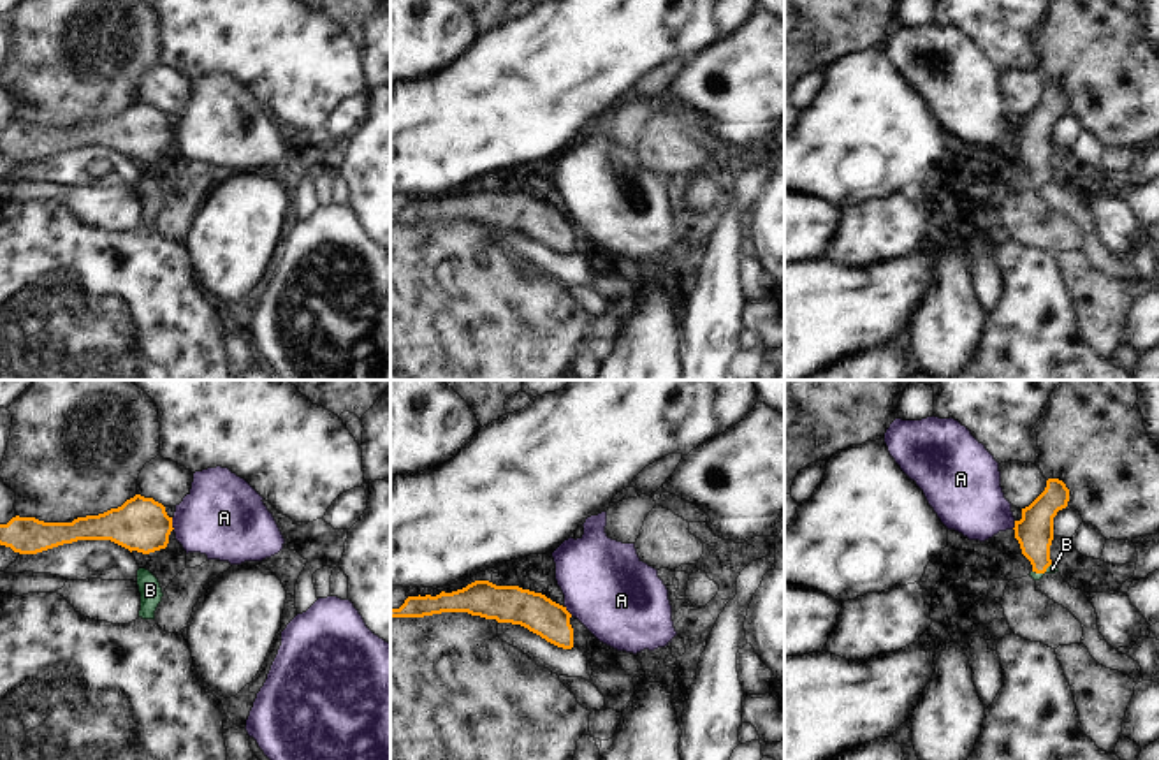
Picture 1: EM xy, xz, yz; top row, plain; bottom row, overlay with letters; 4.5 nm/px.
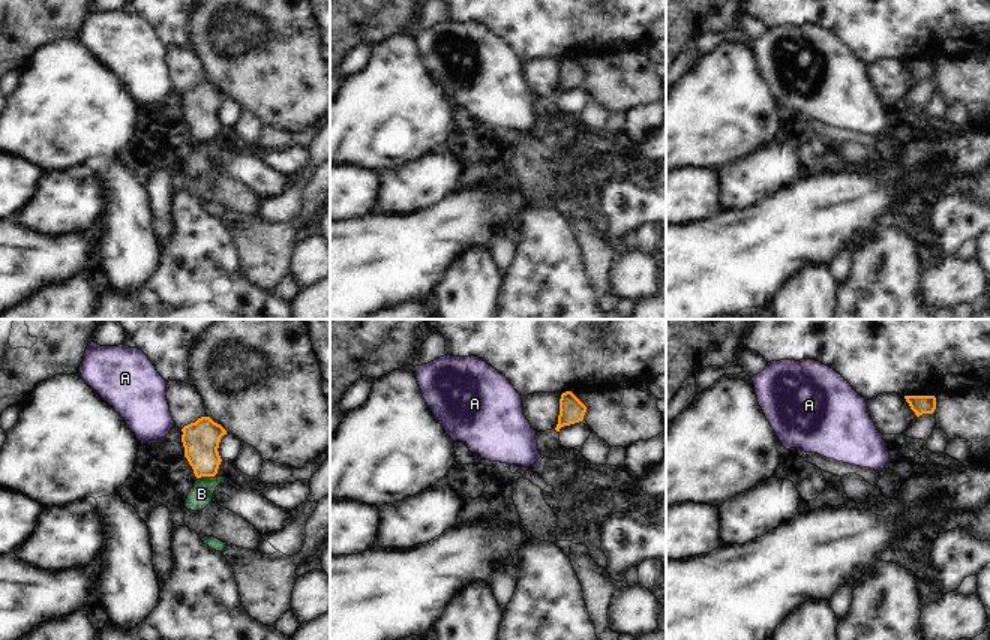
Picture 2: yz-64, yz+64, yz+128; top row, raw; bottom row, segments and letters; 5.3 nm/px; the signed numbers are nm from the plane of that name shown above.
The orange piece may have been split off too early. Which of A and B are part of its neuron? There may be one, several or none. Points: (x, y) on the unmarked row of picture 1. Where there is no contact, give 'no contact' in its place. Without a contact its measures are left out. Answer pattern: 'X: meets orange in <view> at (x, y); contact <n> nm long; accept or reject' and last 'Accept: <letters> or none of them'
A: meets orange in xy at (171, 129); contact 60 nm long; reject
B: meets orange in yz at (1042, 178); contact 100 nm long; accept
Accept: B

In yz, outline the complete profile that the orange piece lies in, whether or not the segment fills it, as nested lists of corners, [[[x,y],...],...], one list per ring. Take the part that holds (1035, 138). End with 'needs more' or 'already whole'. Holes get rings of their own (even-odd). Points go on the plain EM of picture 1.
[[[1048,84],[1045,97],[1025,114],[1022,125],[1015,127],[1015,144],[1022,160],[1031,167],[1034,186],[1045,179],[1055,179],[1059,174],[1050,165],[1050,151],[1053,146],[1053,123],[1066,114],[1069,95],[1059,84]]]; needs more

